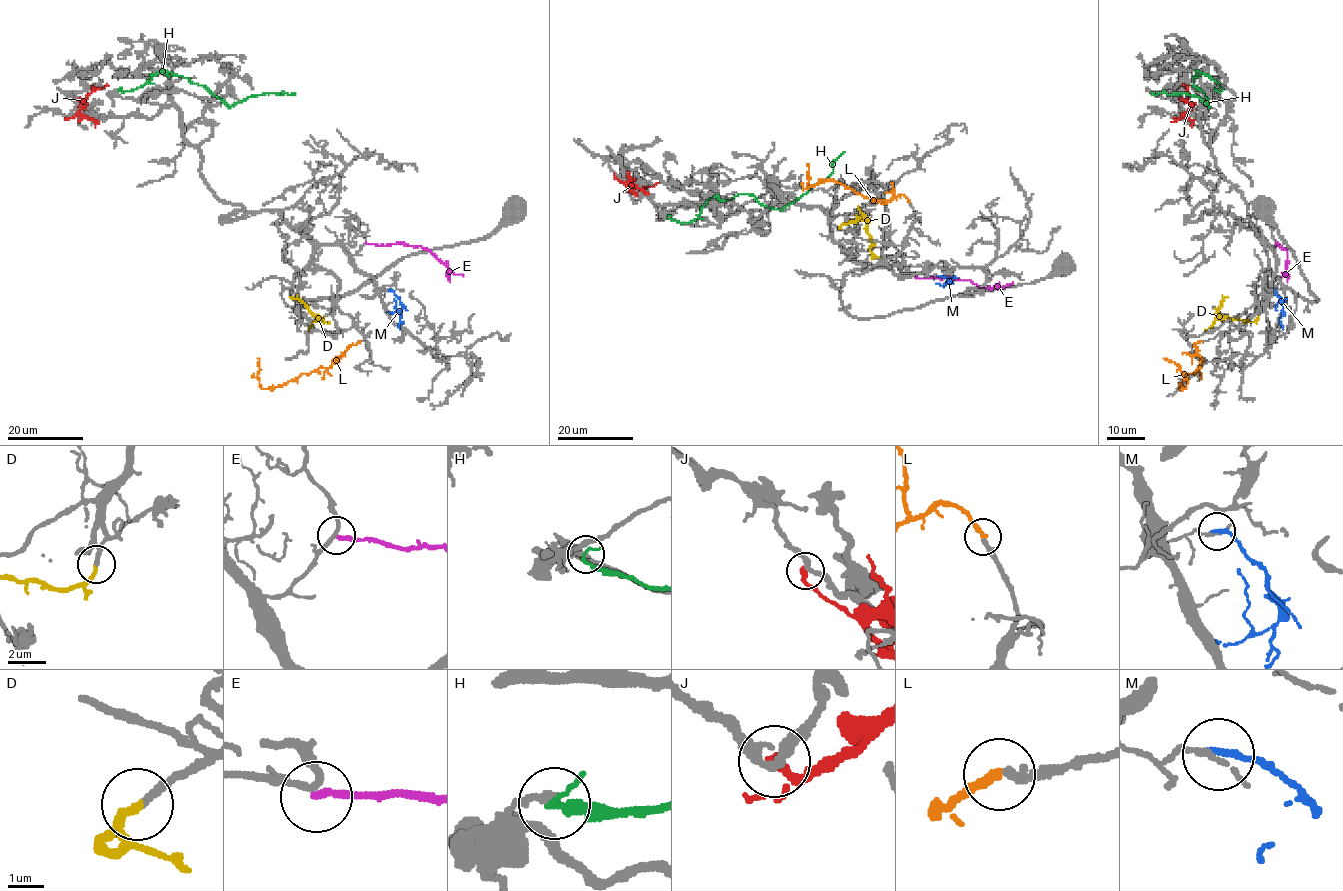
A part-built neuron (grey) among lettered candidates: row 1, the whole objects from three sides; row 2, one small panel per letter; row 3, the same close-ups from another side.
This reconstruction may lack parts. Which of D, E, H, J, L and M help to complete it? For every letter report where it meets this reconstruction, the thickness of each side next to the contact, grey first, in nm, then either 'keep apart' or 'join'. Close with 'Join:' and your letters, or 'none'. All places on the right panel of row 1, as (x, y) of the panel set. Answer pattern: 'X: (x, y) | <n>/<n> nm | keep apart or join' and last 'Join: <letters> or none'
D: (1258, 317) | 240/240 nm | join
E: (1277, 243) | 180/220 nm | keep apart
H: (1216, 90) | 240/200 nm | keep apart
J: (1174, 118) | 240/280 nm | keep apart
L: (1200, 341) | 240/240 nm | join
M: (1275, 290) | 180/190 nm | keep apart
Join: D, L

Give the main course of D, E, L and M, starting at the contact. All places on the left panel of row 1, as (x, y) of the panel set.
D: (324, 316), (320, 321), (303, 303), (289, 297)
E: (365, 243), (421, 246), (450, 271), (462, 276)
L: (359, 341), (351, 345), (329, 367), (317, 368), (279, 386), (263, 389), (257, 374), (257, 357)
M: (390, 291), (402, 306), (400, 330)

